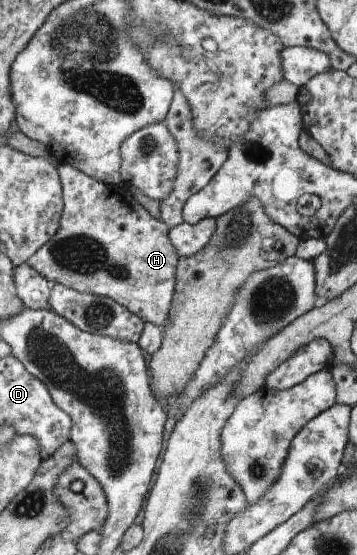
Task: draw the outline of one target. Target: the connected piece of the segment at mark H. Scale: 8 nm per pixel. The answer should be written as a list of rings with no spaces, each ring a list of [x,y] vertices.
[[[62,159],[59,160],[59,170],[65,203],[60,230],[27,263],[48,281],[80,293],[110,297],[133,314],[139,315],[146,324],[152,322],[163,328],[175,301],[180,259],[179,251],[171,240],[171,228],[166,222],[150,216],[150,212],[136,201],[126,186],[108,185],[91,178]]]

